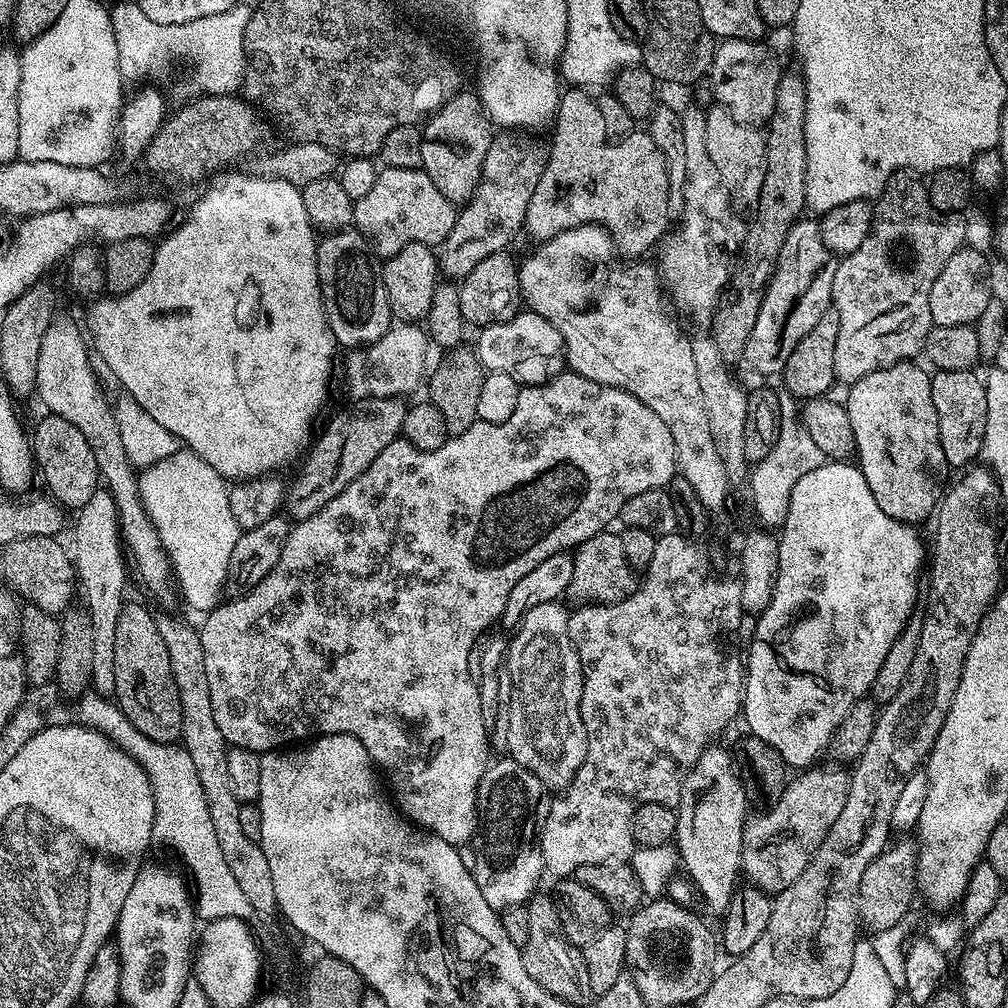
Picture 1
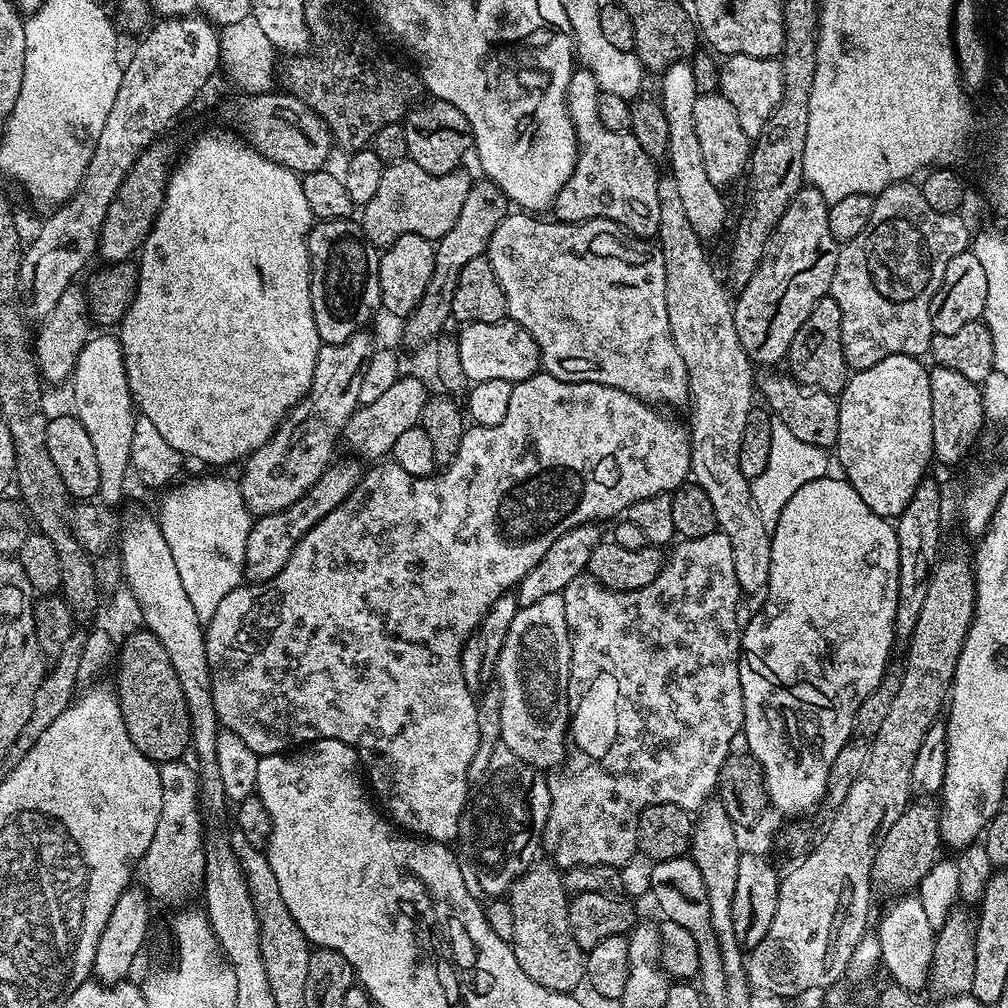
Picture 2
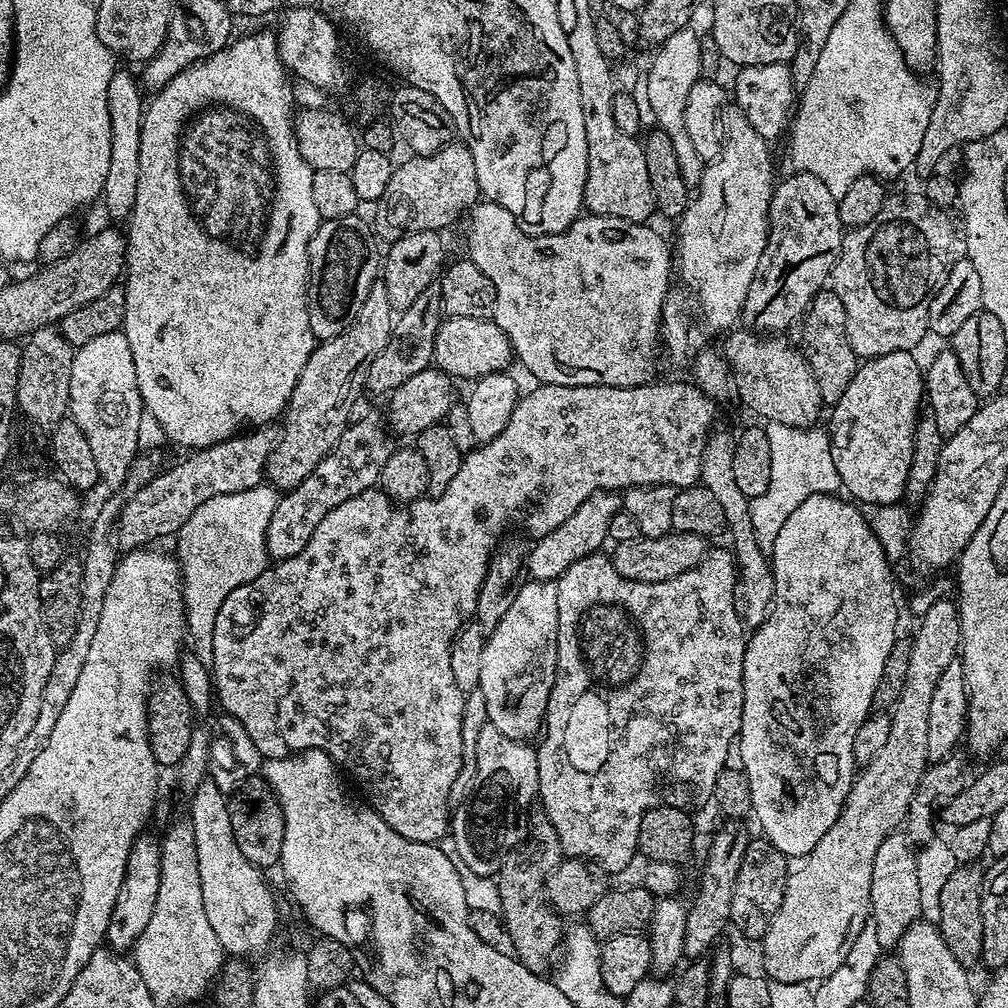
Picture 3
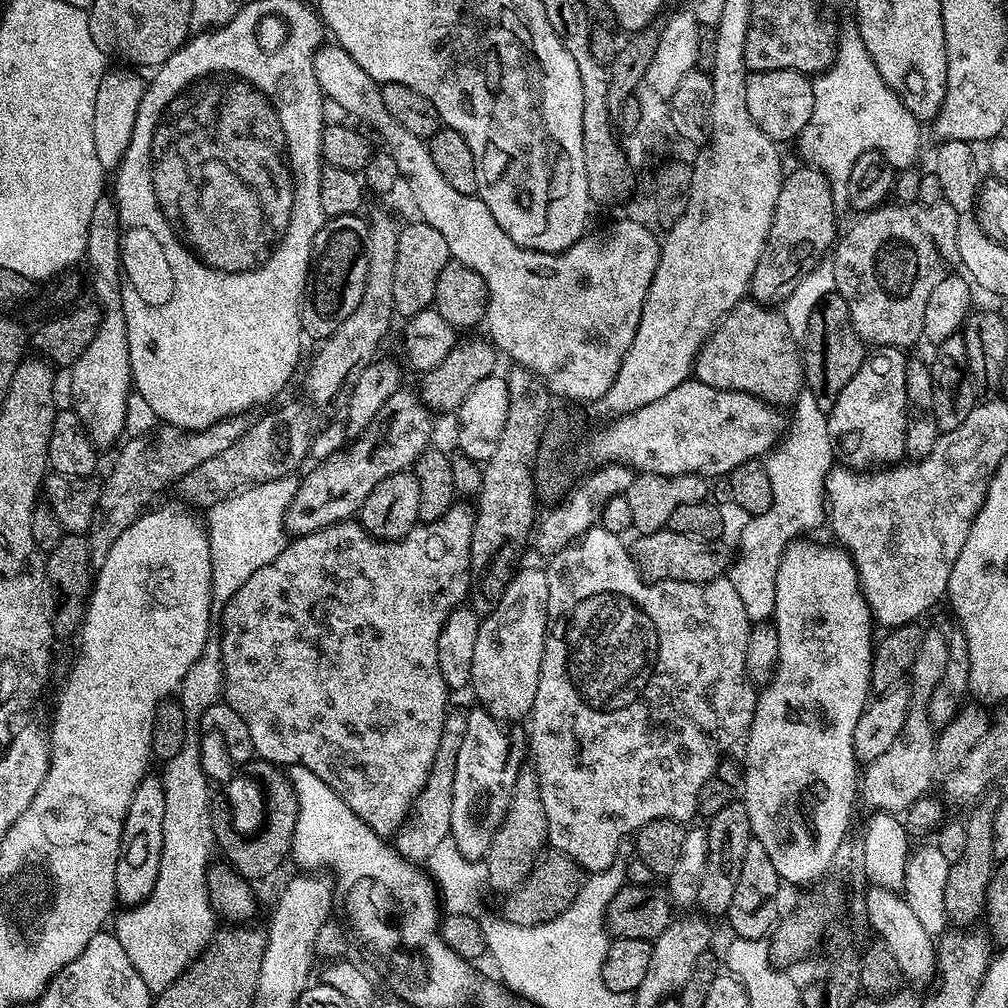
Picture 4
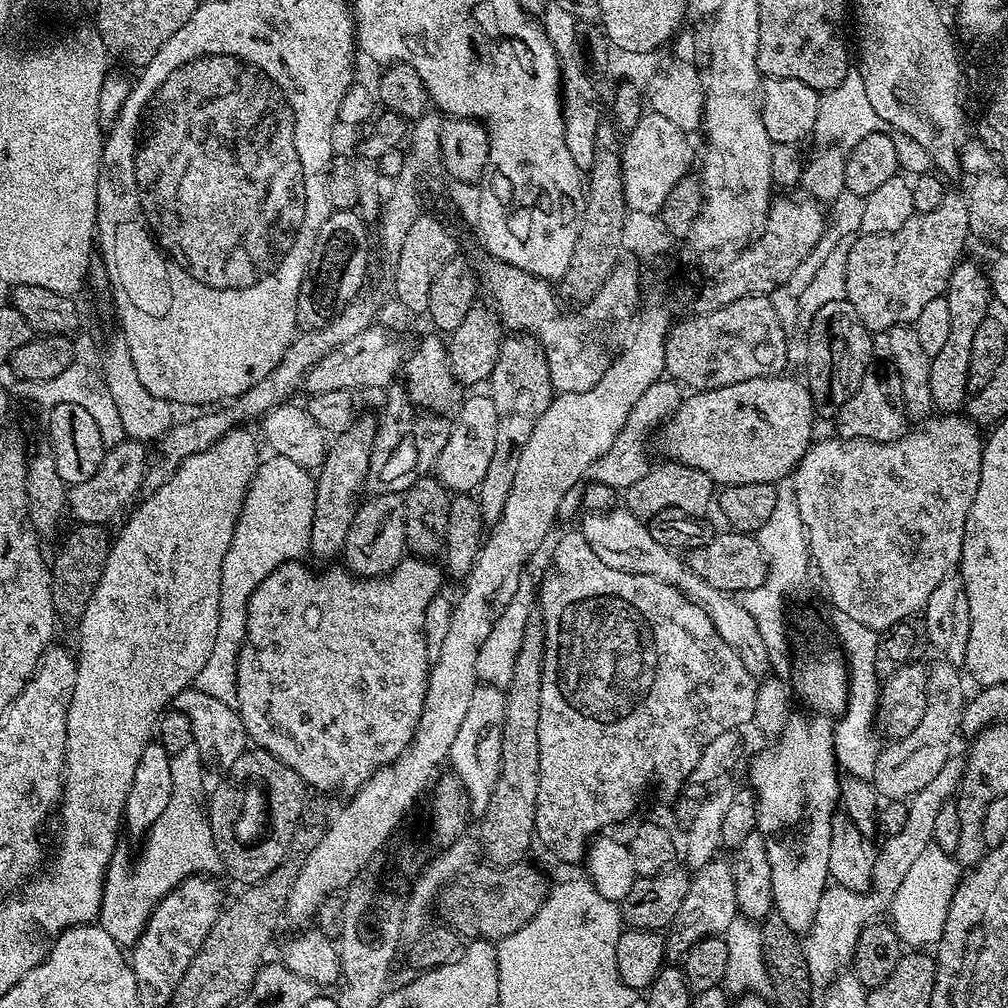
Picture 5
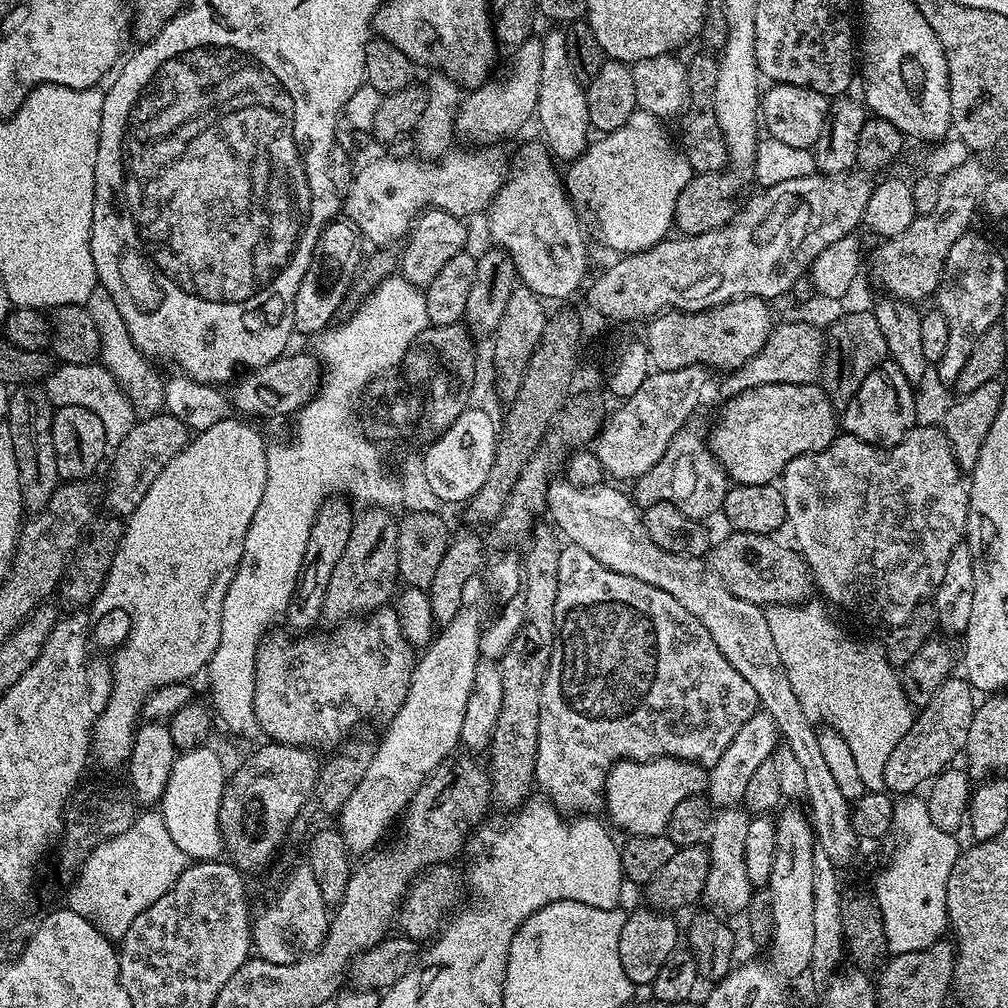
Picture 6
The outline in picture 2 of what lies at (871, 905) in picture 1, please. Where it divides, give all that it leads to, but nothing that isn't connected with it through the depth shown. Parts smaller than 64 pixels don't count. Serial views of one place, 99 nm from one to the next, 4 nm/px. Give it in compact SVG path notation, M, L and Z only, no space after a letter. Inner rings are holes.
M912 802L904 809L904 813L886 830L883 840L876 848L876 857L872 863L872 883L877 889L897 888L895 891L900 894L908 894L913 890L919 889L922 878L926 878L928 868L936 863L938 853L936 851L942 848L940 838L940 810L932 802Z

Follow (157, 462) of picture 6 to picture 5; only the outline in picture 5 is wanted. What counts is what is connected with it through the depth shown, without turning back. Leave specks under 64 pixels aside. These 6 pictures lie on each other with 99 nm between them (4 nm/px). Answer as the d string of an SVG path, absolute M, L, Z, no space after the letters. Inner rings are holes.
M124 439L120 445L105 451L102 466L98 466L94 478L86 478L86 482L69 487L67 511L76 524L107 525L119 508L126 507L128 503L131 505L141 495L144 471L148 468L148 452L144 448L147 447L141 441Z

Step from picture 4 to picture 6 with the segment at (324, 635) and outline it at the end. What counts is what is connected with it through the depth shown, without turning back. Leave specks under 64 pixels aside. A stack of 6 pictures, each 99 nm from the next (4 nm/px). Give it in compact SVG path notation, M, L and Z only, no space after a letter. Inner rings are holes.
M395 607L377 608L359 618L343 621L331 629L332 636L300 634L295 637L297 640L291 640L286 633L276 631L269 631L257 647L254 674L254 714L259 731L268 735L265 737L269 741L309 750L335 749L344 732L355 724L373 720L383 725L393 720L402 702L406 702L418 656L404 637Z

